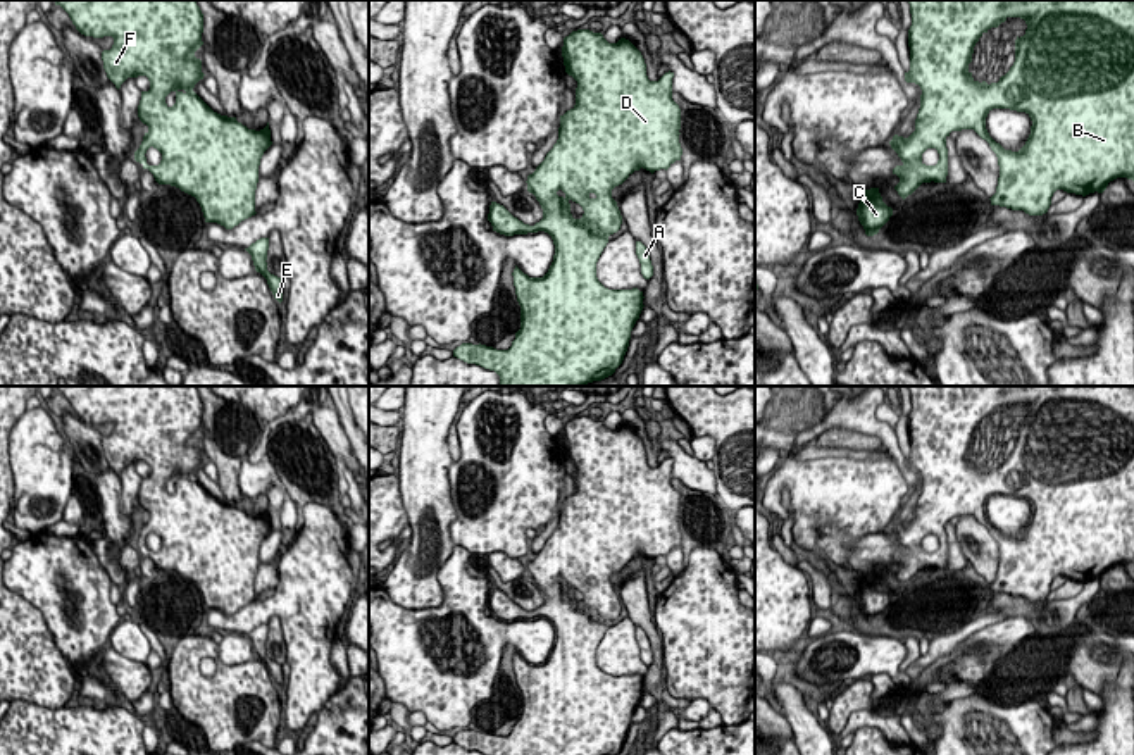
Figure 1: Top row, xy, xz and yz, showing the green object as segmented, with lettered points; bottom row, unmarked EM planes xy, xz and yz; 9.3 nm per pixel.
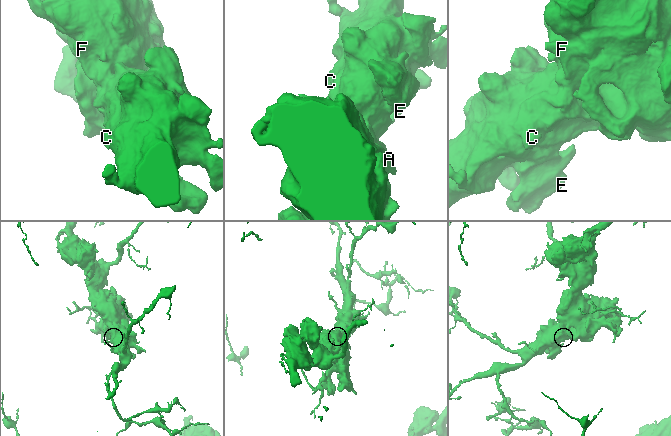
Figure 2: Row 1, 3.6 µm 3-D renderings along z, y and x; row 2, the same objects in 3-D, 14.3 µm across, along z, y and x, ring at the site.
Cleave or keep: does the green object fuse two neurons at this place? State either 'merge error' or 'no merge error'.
no merge error

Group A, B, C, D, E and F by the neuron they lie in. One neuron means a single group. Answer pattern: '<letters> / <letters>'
A B C D E F

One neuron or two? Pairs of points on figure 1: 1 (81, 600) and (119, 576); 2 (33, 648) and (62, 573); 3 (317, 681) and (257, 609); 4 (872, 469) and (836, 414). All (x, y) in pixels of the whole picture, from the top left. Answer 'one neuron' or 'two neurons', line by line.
1: two neurons
2: two neurons
3: one neuron
4: two neurons

